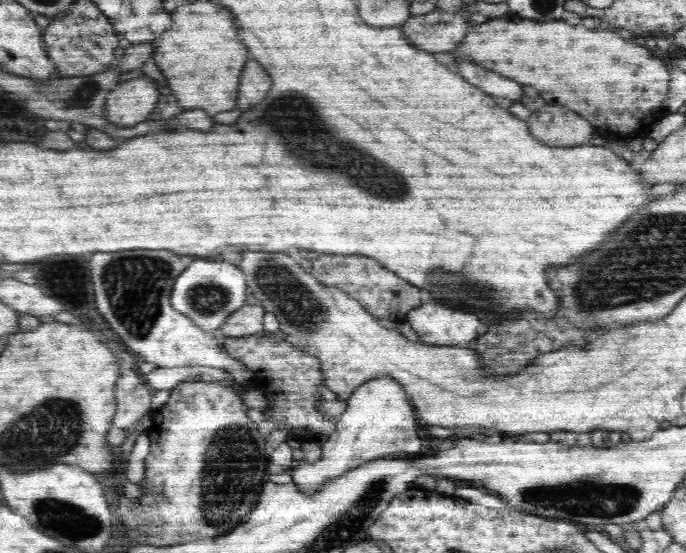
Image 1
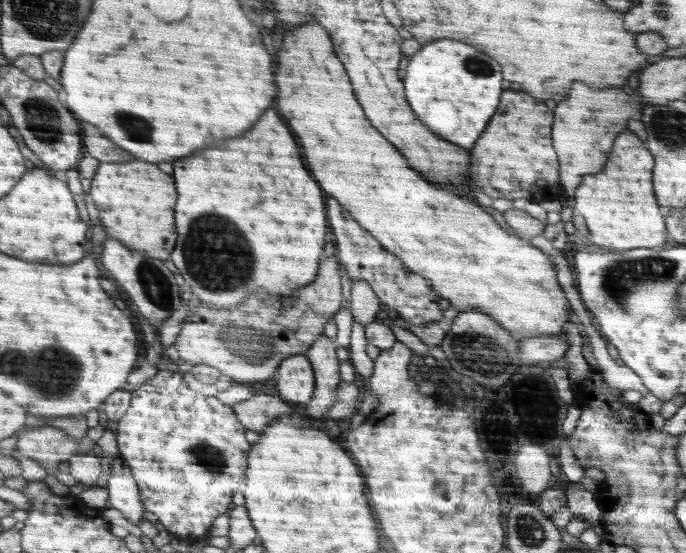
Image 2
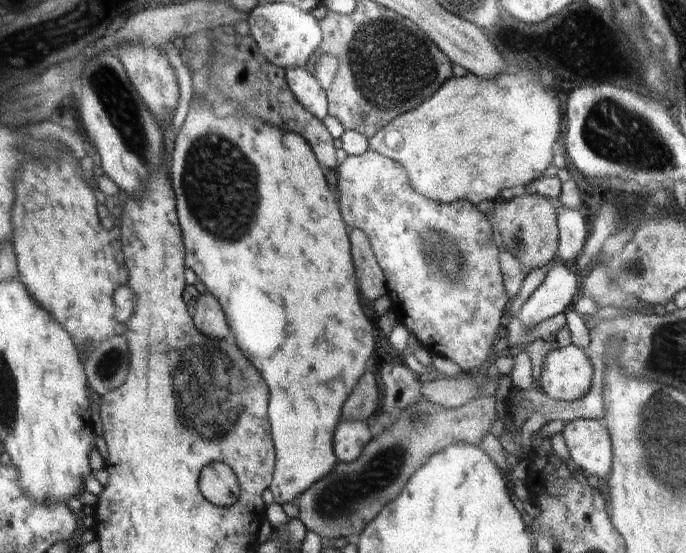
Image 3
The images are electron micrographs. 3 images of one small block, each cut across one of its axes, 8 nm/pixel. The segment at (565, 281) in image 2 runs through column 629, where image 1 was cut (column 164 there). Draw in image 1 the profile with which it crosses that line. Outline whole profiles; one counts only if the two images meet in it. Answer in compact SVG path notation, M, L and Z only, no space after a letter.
M183 366L183 367L156 367L150 373L145 374L145 382L152 391L169 390L177 384L184 382L186 378L202 377L204 380L220 381L227 385L231 374L223 368L212 366Z

